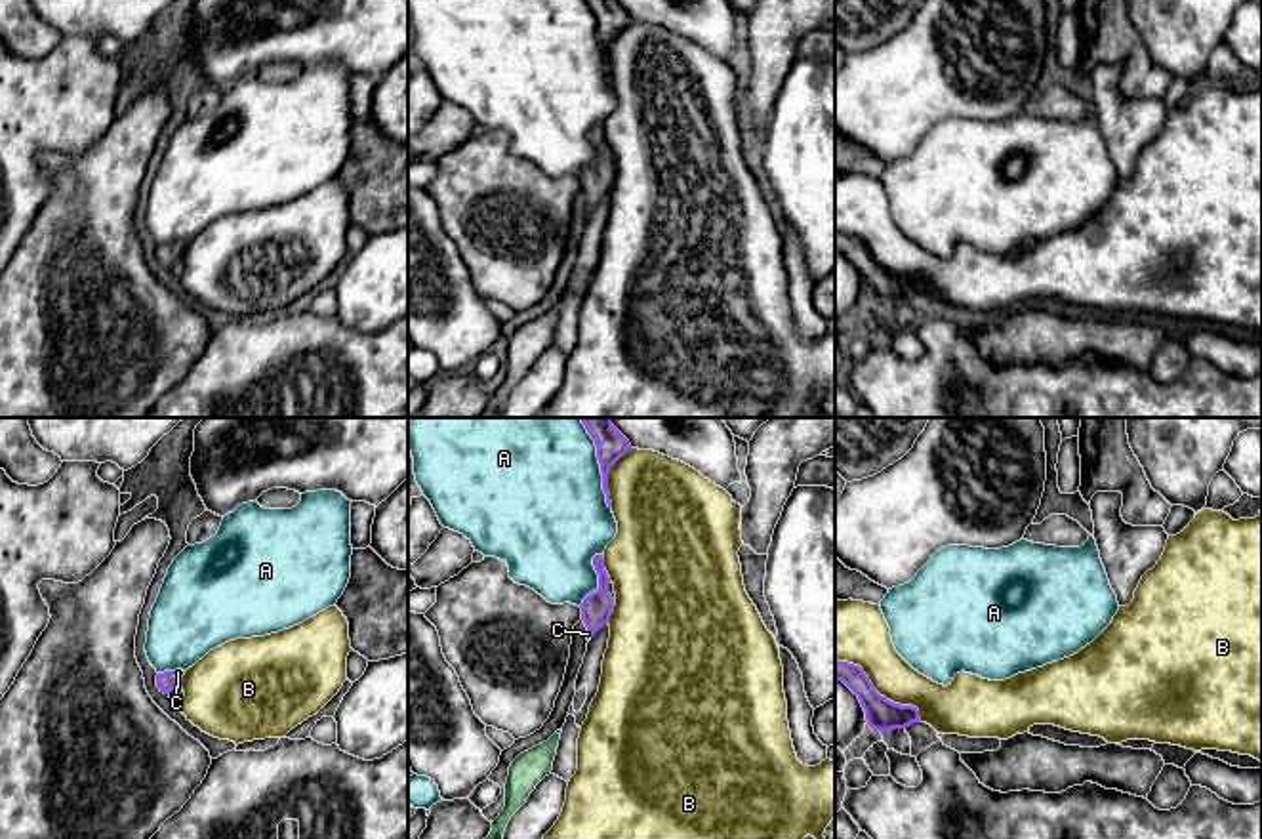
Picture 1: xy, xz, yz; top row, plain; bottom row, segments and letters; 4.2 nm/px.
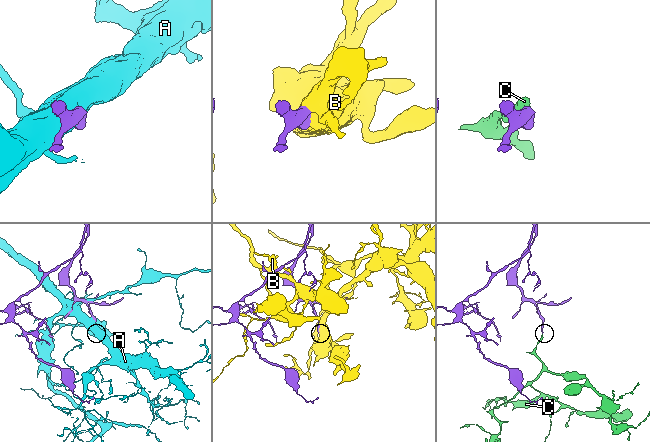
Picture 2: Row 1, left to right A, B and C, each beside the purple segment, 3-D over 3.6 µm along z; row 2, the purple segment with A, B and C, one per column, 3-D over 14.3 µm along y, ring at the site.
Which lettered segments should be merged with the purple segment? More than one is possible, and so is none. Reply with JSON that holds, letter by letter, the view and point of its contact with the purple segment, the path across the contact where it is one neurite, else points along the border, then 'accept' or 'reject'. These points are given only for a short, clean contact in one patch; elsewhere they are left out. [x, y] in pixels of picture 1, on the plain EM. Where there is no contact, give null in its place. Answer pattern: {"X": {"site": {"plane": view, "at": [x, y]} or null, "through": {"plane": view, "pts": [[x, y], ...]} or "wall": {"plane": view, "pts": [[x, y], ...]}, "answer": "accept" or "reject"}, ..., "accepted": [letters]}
{"A": {"site": {"plane": "xz", "at": [601, 40]}, "answer": "reject"}, "B": {"site": {"plane": "yz", "at": [877, 266]}, "answer": "reject"}, "C": {"site": {"plane": "xy", "at": [176, 250]}, "through": {"plane": "xy", "pts": [[164, 254], [176, 250], [178, 245]]}, "answer": "accept"}, "accepted": ["C"]}

